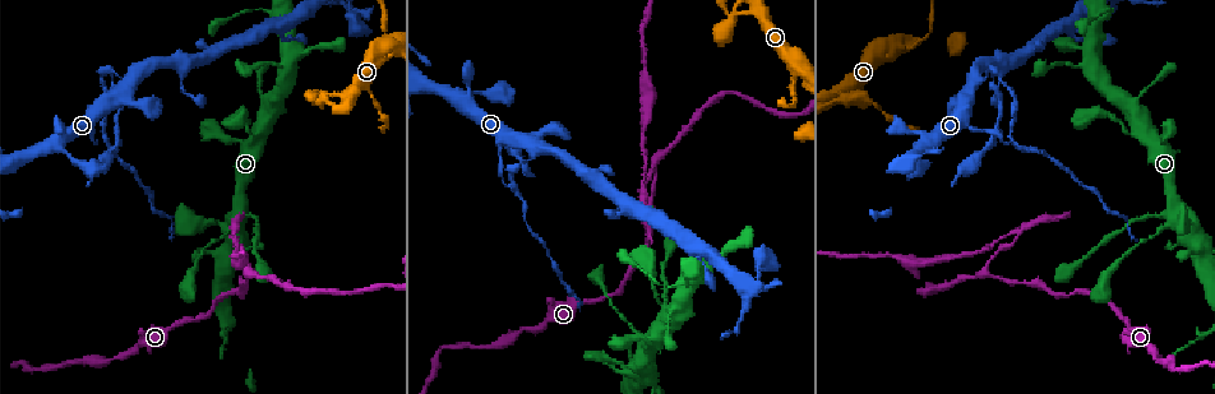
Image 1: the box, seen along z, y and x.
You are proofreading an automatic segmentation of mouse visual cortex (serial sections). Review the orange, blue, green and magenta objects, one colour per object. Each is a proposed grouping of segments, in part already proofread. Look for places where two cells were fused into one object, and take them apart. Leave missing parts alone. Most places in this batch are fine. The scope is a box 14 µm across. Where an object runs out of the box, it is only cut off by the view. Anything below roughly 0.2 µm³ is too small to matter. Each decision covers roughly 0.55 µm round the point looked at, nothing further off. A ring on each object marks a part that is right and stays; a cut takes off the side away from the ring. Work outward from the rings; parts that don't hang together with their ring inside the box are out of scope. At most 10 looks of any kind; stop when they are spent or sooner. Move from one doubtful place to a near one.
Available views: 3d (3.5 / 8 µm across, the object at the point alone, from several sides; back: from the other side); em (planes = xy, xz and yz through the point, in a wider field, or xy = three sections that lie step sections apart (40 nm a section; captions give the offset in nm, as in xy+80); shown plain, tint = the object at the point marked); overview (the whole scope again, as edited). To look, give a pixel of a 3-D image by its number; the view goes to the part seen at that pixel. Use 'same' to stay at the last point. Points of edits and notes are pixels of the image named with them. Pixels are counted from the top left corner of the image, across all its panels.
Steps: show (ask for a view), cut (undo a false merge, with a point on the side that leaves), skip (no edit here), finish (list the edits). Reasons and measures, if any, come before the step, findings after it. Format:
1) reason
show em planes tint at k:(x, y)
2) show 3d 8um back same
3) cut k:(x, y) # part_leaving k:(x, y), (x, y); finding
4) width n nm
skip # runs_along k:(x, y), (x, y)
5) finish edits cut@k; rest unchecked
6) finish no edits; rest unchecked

abrupt turn
show 3d 3.5um at 1:(990, 74)

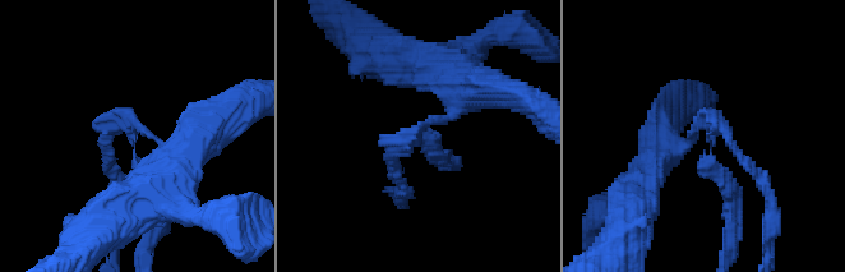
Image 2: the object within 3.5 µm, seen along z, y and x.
need the tissue
show em xy step 3 tint at 2:(700, 125)

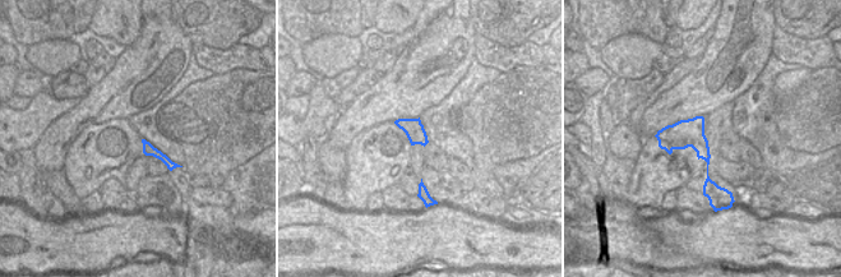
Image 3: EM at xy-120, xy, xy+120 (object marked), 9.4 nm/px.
cut 2:(719, 169) # part_leaving 2:(688, 143), (707, 120), (711, 164), (728, 187); a second cell is stuck on

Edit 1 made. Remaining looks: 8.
show 3d 8um at 1:(905, 46)

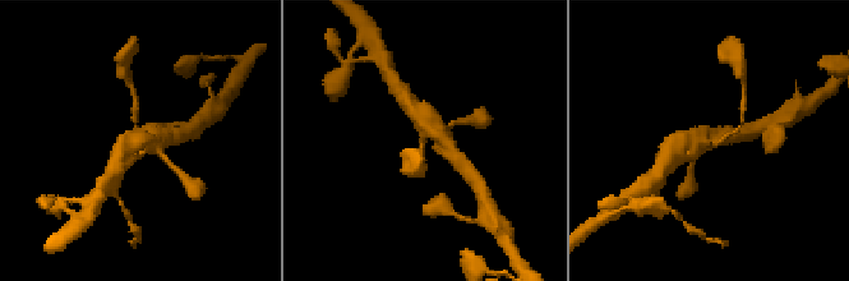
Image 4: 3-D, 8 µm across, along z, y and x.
show 3d 3.5um back at 4:(711, 146)

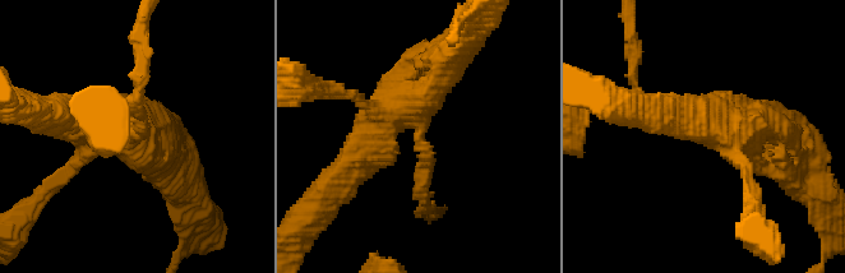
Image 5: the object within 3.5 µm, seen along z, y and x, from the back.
arms 4; arm_widths 150, 350, 450, 500 nm
show em xy step 5 tint at 5:(421, 140)

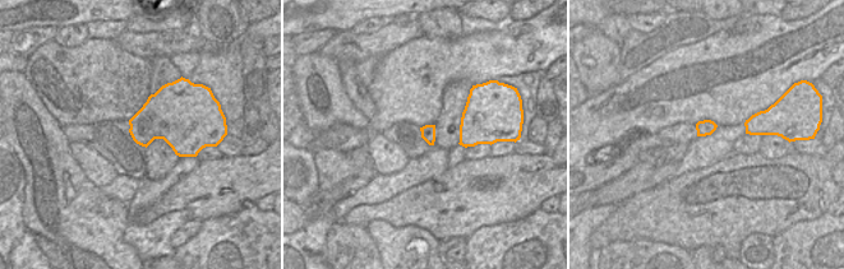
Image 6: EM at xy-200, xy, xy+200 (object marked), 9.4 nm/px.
skip # one cell here

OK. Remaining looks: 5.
redraw
show overview

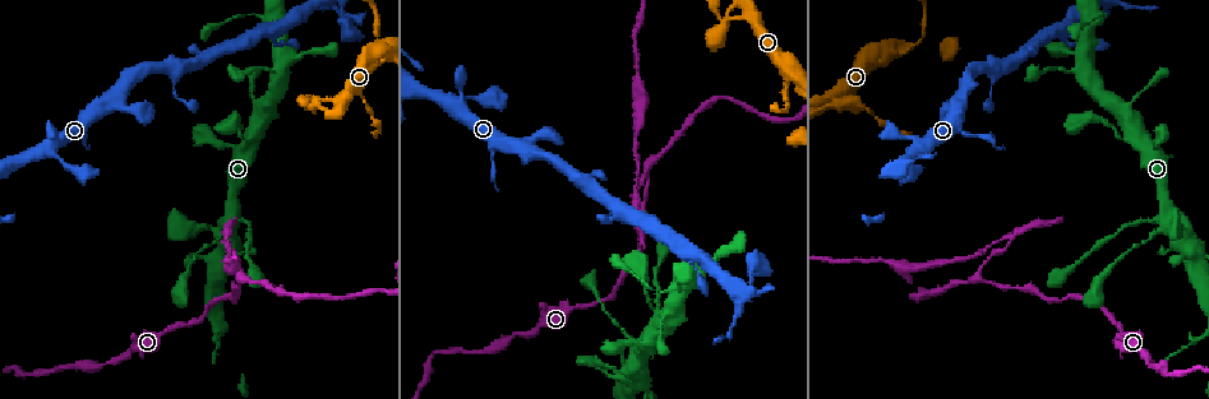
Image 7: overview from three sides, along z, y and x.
three arms meet
show 3d 3.5um at 7:(241, 278)

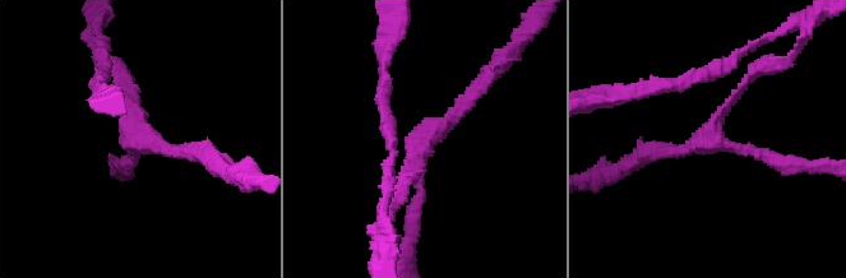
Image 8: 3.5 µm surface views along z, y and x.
arms 3; arm_widths 100, 200, 200 nm; shape alone is not enough
show em xy step 2 tint at 8:(714, 140)

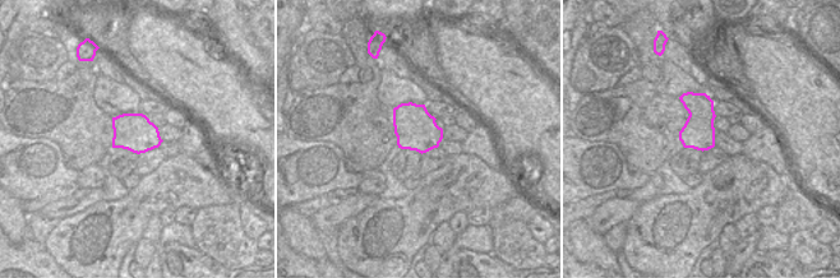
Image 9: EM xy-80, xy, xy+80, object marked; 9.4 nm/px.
width 400 nm
skip # runs_along 8:(791, 165), (713, 138), (756, 70); one cell here

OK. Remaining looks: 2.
sharp bend
show 3d 8um at 7:(224, 241)

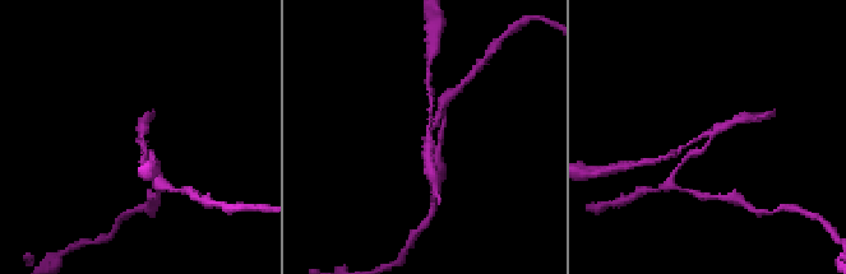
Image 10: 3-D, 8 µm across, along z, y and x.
show em xy step 3 tint at 10:(428, 139)

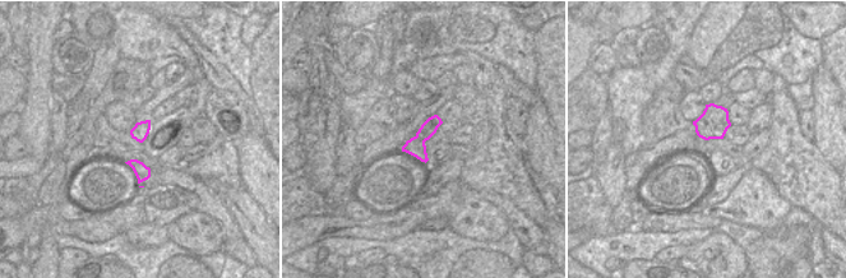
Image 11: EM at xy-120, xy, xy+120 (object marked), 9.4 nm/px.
cut 10:(429, 168) # part_leaving 10:(708, 135), (687, 143), (662, 158); two cells meet here

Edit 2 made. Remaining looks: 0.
finish edits cut@2, cut@10; rest unchecked

